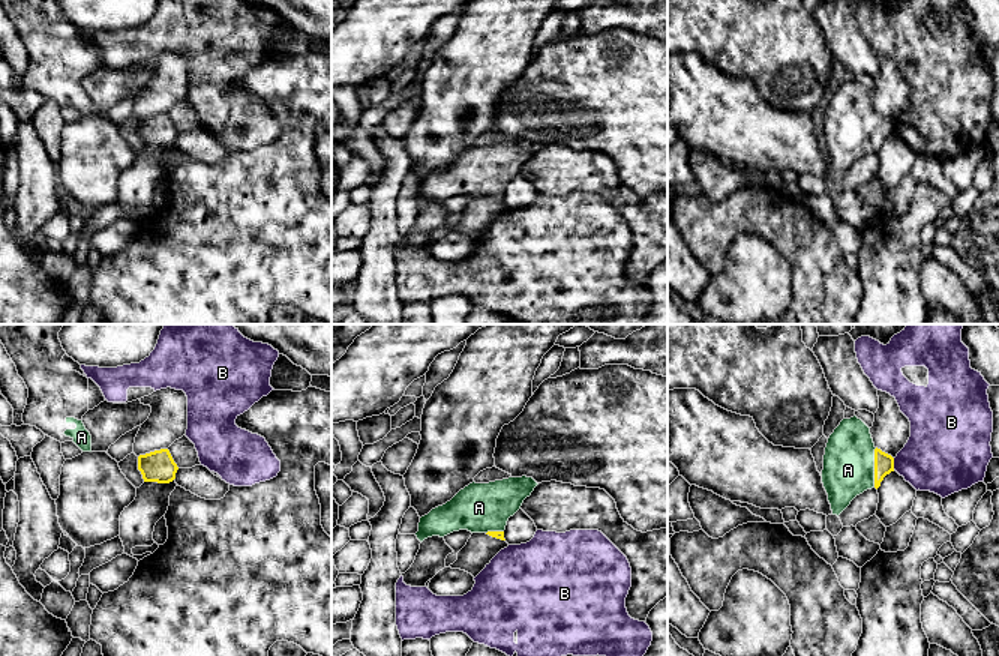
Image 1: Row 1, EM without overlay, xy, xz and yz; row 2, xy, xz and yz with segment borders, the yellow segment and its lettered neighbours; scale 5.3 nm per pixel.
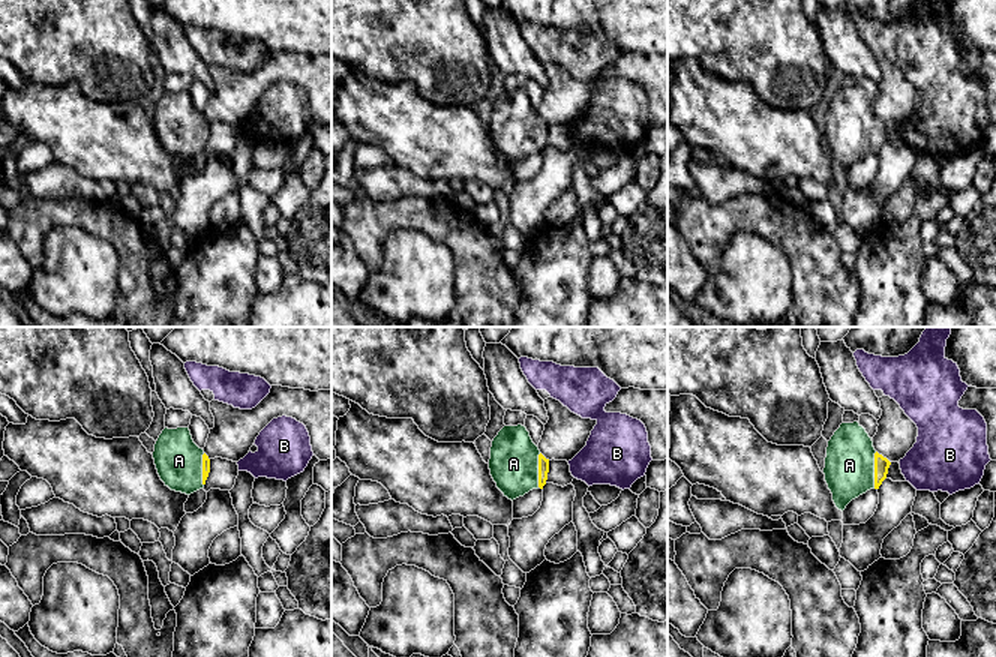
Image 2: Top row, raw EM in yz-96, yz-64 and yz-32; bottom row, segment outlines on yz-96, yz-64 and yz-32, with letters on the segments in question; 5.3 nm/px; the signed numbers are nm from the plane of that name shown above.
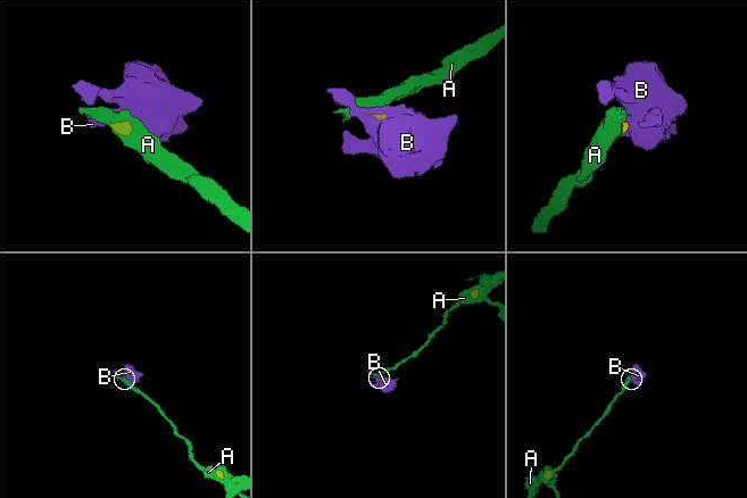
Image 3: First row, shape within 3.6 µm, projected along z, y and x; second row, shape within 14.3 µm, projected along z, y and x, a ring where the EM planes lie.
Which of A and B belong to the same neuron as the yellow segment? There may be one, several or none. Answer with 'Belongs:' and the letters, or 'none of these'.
Belongs: A

